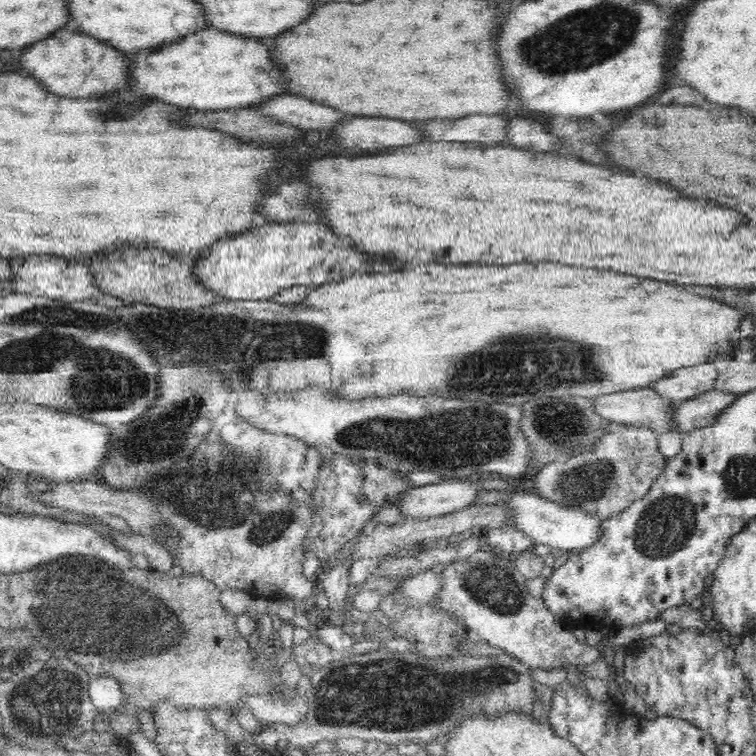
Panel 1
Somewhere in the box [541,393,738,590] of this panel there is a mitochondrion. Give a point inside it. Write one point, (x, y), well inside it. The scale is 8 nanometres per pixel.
(664, 526)

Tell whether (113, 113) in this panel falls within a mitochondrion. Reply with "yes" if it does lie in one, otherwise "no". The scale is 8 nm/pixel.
yes

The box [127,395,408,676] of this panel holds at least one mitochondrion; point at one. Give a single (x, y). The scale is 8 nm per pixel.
(241, 507)

